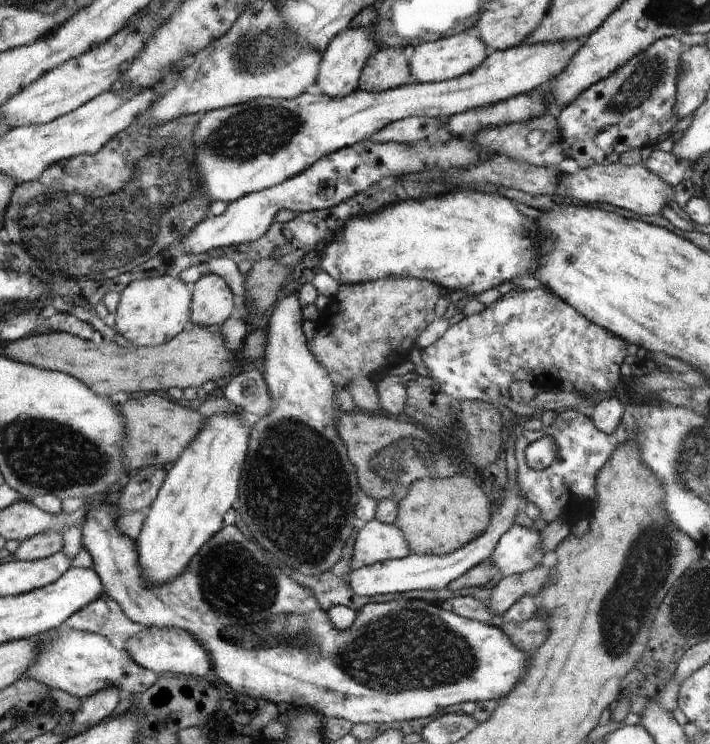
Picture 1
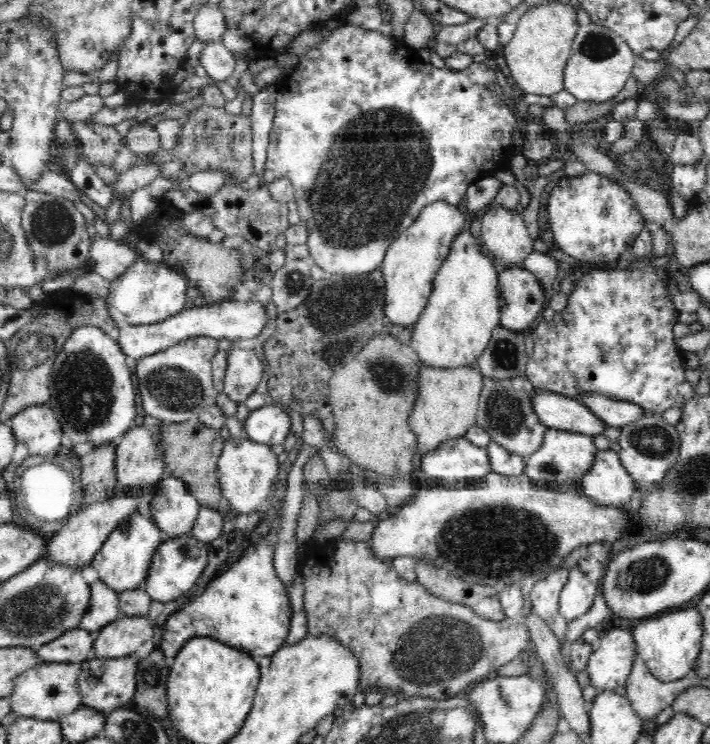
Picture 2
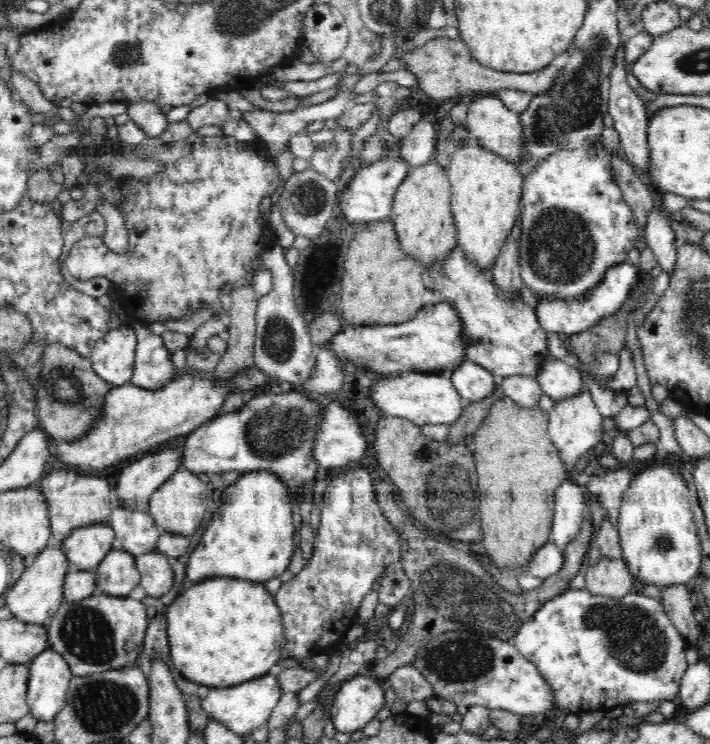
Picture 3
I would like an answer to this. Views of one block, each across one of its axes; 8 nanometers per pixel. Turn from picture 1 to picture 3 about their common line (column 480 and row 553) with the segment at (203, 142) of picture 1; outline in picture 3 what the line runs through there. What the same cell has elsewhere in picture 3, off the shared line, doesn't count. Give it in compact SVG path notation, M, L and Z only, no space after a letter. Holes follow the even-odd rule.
M108 522L70 532L61 543L62 553L68 557L68 573L94 571L116 547L115 538Z

